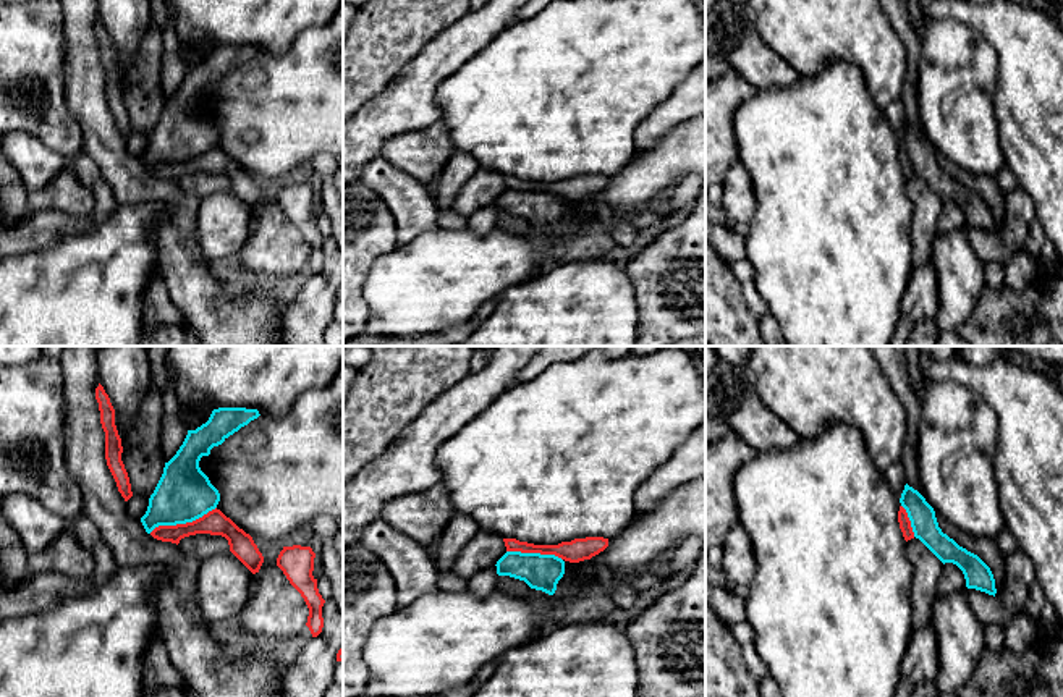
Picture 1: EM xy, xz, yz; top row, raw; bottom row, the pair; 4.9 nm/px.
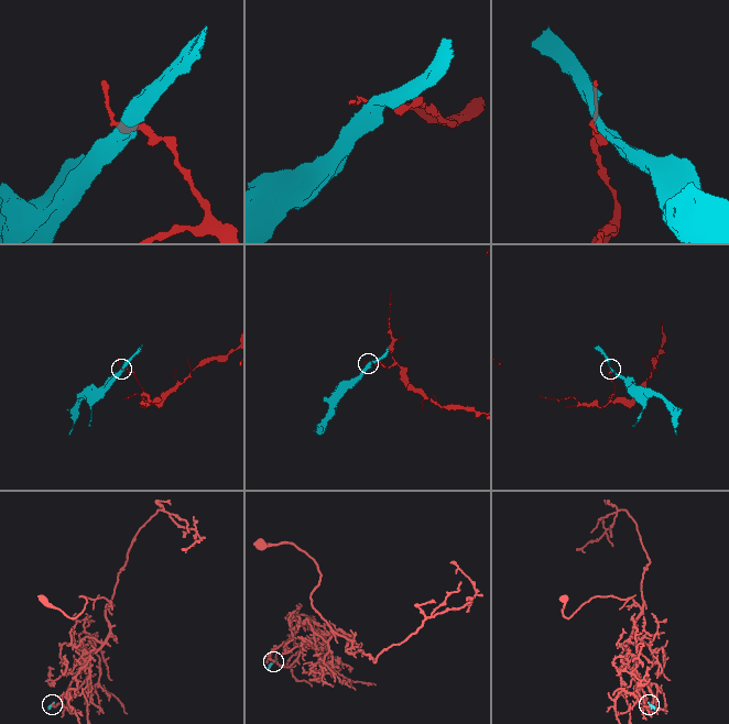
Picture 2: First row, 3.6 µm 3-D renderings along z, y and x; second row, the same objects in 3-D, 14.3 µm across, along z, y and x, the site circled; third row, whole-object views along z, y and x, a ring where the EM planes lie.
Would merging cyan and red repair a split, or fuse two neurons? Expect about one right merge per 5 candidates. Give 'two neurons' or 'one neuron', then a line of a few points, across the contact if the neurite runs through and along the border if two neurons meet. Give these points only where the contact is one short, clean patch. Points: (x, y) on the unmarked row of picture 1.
two neurons | xy (215, 144), (191, 159), (159, 162), (149, 170)

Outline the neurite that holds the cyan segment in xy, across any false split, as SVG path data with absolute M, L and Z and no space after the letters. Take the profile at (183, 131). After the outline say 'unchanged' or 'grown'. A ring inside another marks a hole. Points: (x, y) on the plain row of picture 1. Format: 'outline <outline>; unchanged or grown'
outline M218 45L205 61L188 68L176 92L165 100L147 149L141 155L147 171L159 163L193 160L217 146L220 131L201 108L199 99L259 53L257 47Z; unchanged

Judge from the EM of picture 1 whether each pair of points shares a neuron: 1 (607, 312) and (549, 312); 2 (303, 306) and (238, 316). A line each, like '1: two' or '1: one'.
1: one
2: two

